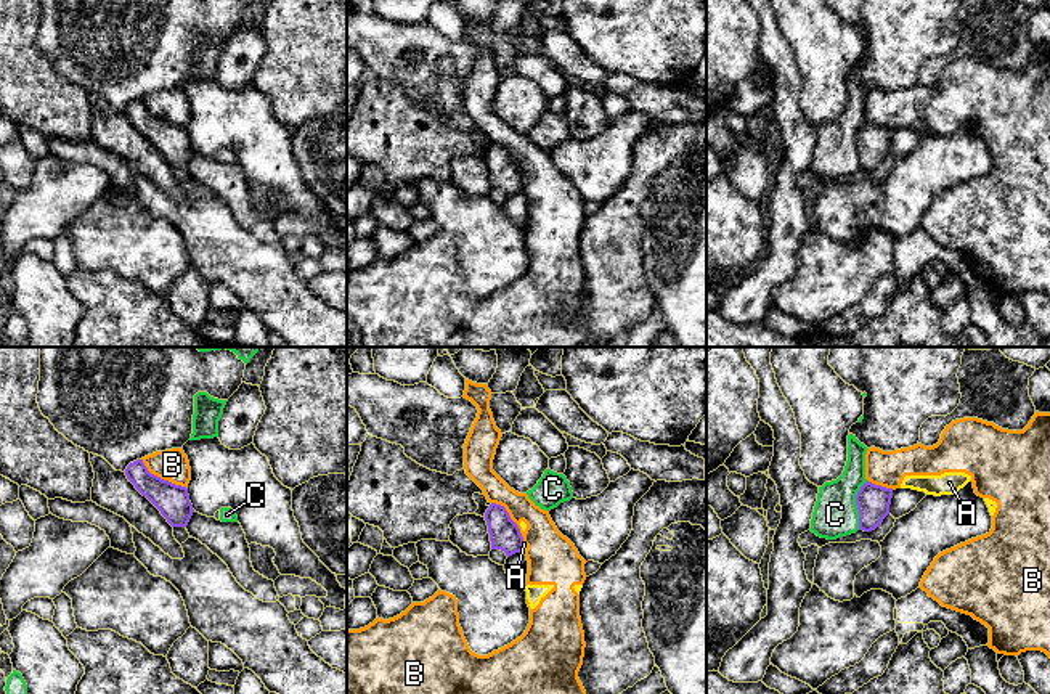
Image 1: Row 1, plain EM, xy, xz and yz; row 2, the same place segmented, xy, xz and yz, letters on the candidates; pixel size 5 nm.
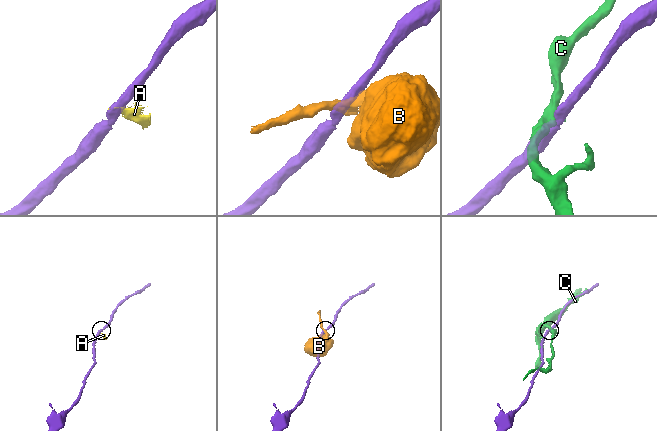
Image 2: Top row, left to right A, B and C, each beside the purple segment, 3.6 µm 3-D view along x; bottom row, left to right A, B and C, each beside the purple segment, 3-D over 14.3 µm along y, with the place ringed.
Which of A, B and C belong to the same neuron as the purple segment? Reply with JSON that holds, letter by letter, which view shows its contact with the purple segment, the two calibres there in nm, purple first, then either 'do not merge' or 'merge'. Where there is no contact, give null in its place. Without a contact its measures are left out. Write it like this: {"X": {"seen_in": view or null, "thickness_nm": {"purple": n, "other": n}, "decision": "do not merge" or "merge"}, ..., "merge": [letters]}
{"A": {"seen_in": "xz", "thickness_nm": {"purple": 160, "other": 20}, "decision": "do not merge"}, "B": {"seen_in": "xy", "thickness_nm": {"purple": 160, "other": 160}, "decision": "do not merge"}, "C": {"seen_in": "yz", "thickness_nm": {"purple": 160, "other": 220}, "decision": "do not merge"}, "merge": []}

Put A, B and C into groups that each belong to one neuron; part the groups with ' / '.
A B / C

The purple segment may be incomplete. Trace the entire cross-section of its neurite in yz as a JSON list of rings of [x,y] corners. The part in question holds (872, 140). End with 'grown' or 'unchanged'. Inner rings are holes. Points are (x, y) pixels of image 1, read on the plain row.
[[[865,122],[856,135],[859,170],[872,172],[889,154],[893,129]]] | unchanged

